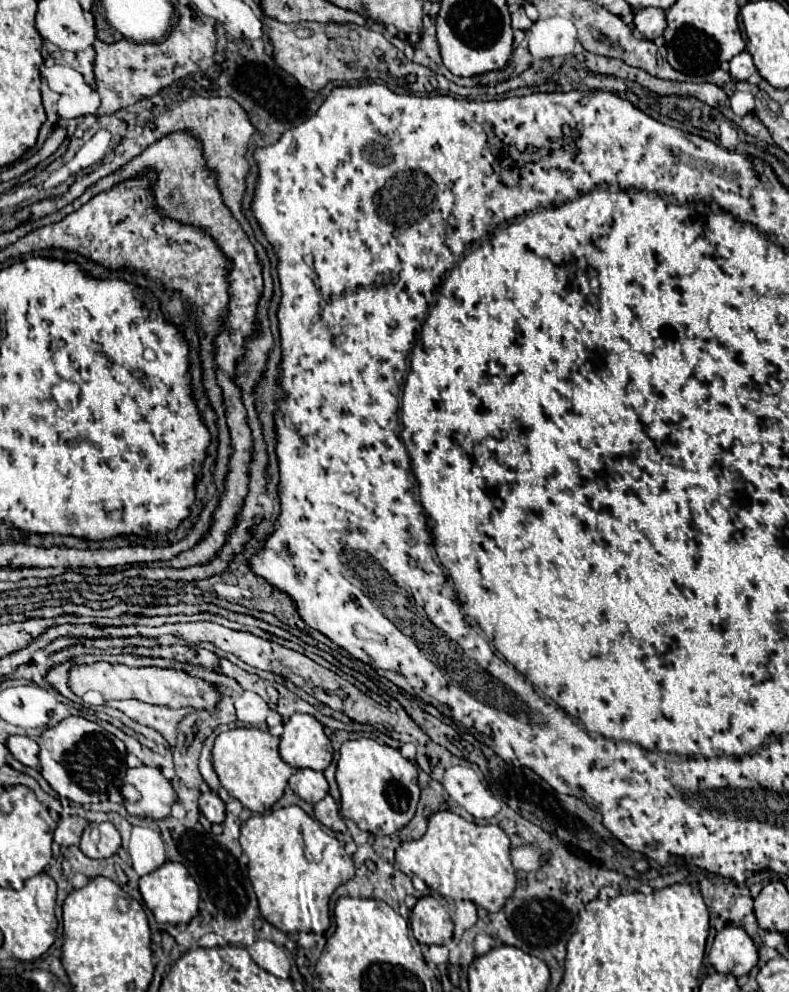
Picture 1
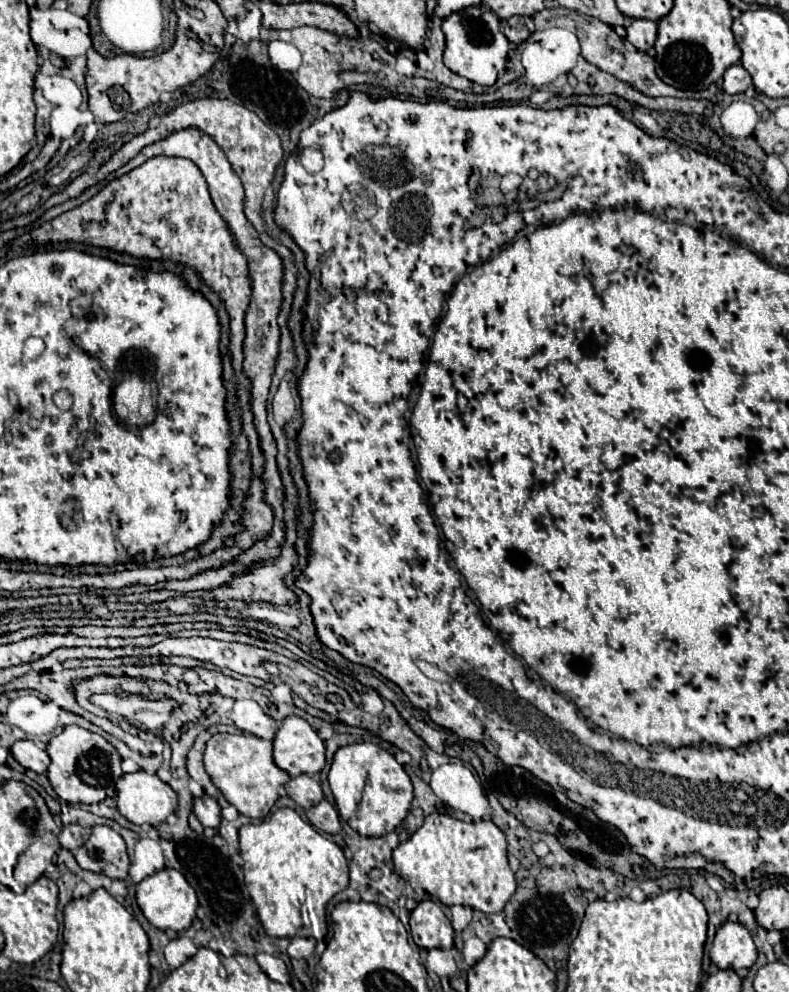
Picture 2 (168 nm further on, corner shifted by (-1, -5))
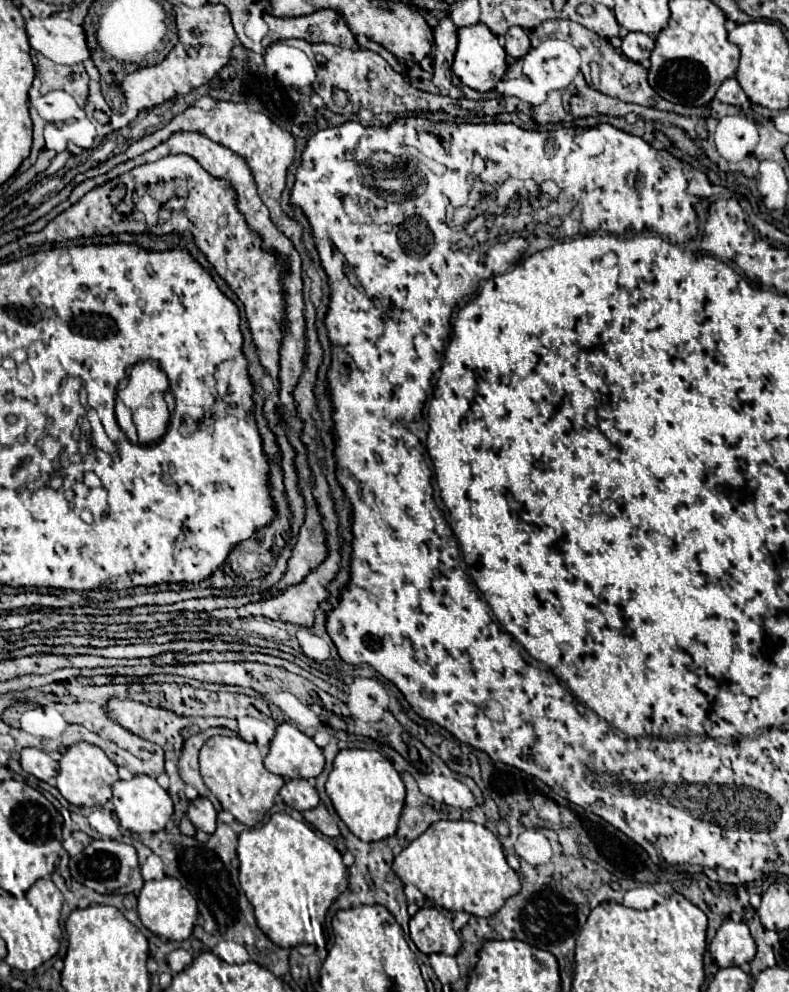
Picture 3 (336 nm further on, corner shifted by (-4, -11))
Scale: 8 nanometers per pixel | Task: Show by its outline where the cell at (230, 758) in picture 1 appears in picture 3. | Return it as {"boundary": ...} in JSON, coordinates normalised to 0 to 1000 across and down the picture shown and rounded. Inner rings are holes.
{"boundary":[[[269,742],[253,756],[253,778],[259,790],[276,804],[284,817],[289,817],[304,831],[324,833],[335,821],[347,813],[347,804],[360,790],[357,782],[340,778],[332,770],[340,754],[309,748],[304,742]]]}

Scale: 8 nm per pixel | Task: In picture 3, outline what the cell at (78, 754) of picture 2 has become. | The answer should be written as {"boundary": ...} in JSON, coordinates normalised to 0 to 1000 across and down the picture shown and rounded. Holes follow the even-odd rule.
{"boundary":[[[109,748],[89,752],[79,766],[76,766],[76,778],[71,782],[71,794],[76,800],[96,813],[122,813],[122,810],[134,810],[139,806],[139,794],[150,786],[147,770],[124,754]]]}

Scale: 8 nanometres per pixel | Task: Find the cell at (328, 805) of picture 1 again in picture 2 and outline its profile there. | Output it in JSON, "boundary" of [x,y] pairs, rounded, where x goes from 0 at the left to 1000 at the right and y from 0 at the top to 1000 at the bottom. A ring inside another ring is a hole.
{"boundary":[[[409,806],[409,808],[404,808],[402,813],[392,815],[392,817],[389,817],[389,825],[392,825],[392,829],[394,829],[402,837],[407,837],[407,839],[414,839],[414,841],[427,841],[427,839],[432,839],[430,821],[427,821],[427,817],[425,817],[414,806]]]}

